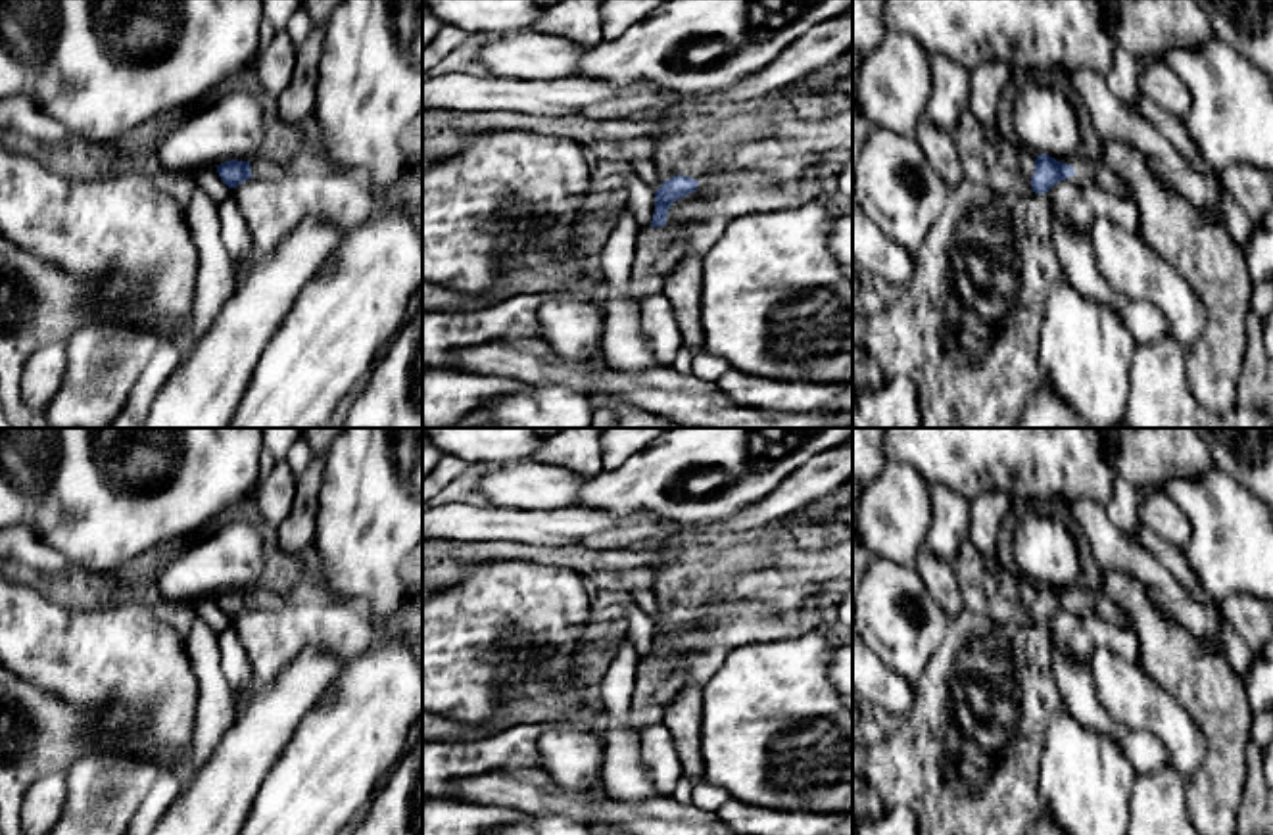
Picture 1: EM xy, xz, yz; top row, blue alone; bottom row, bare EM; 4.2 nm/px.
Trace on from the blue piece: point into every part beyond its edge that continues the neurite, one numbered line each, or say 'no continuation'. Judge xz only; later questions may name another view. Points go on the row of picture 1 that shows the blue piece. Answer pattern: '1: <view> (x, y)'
1: xz (692, 148)
2: xz (657, 252)

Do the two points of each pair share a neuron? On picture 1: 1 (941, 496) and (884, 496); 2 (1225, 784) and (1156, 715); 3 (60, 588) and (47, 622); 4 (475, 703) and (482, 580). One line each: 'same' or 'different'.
1: different
2: different
3: different
4: same

